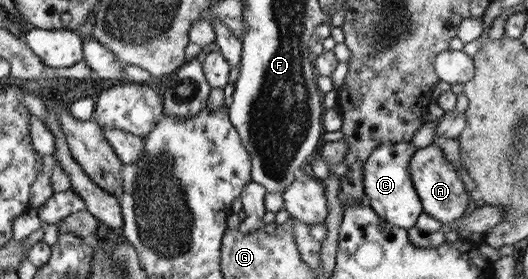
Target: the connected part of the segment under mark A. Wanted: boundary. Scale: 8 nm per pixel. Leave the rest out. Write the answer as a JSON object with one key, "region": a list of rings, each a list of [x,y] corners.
{"region":[[[432,143],[424,148],[415,149],[415,153],[409,159],[407,170],[409,170],[413,189],[419,196],[423,213],[446,227],[449,227],[451,222],[455,222],[462,215],[469,197],[463,189],[463,183],[459,179],[457,170],[443,156],[437,145]]]}

